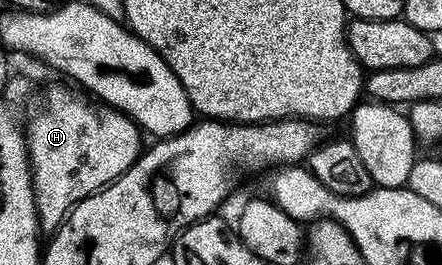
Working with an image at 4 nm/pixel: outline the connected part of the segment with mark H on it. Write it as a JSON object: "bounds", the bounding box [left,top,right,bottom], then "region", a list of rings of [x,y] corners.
{"bounds":[24,86,144,232],"region":[[[66,86],[48,87],[42,98],[42,107],[31,116],[30,123],[24,126],[26,149],[30,155],[30,175],[34,178],[38,224],[43,231],[49,232],[57,231],[77,202],[103,190],[109,182],[116,181],[120,175],[128,172],[128,168],[132,168],[144,149],[143,131],[130,117],[108,105],[95,104],[85,93]]]}

